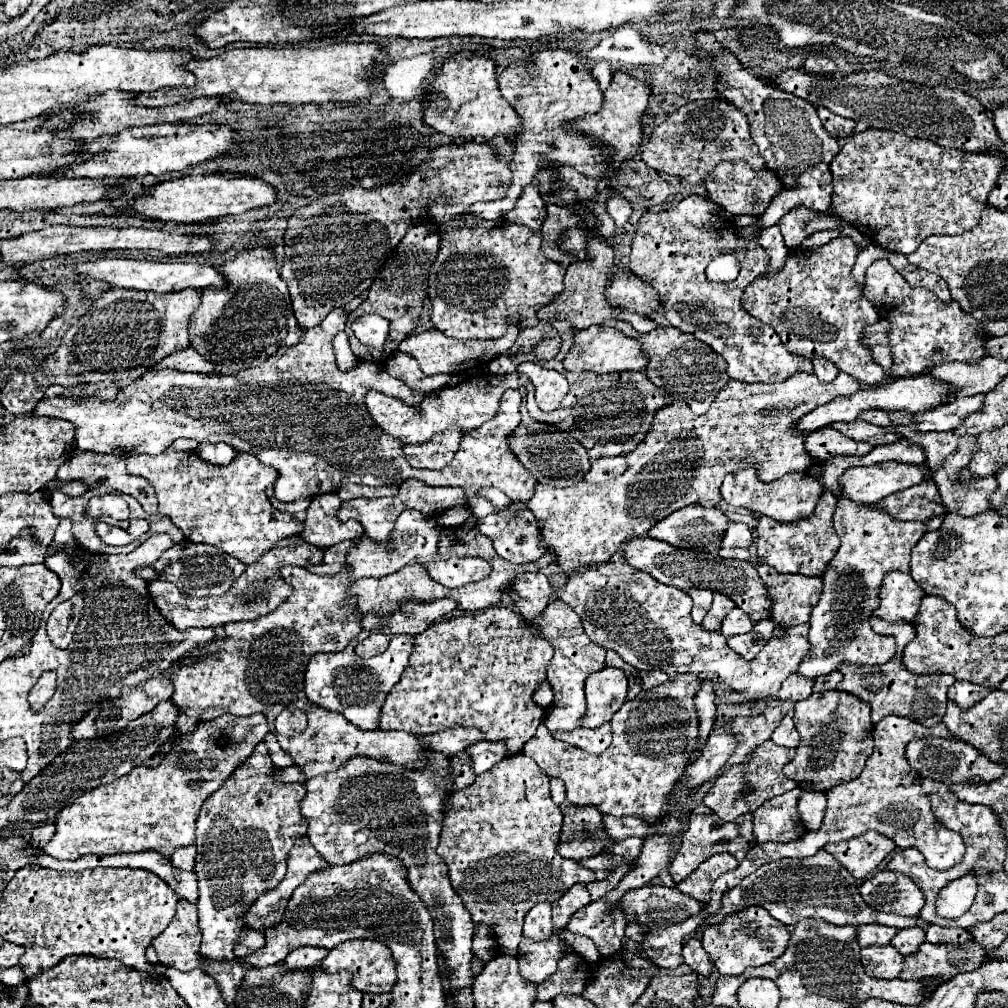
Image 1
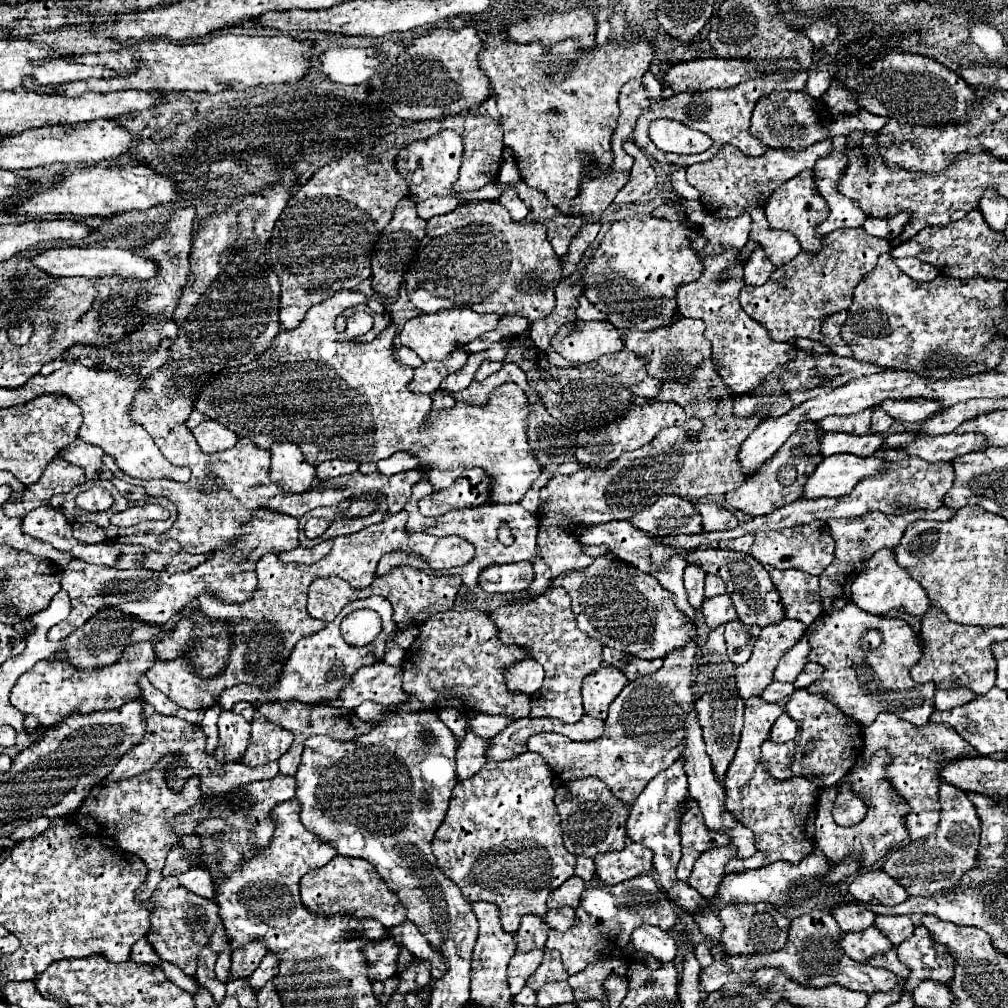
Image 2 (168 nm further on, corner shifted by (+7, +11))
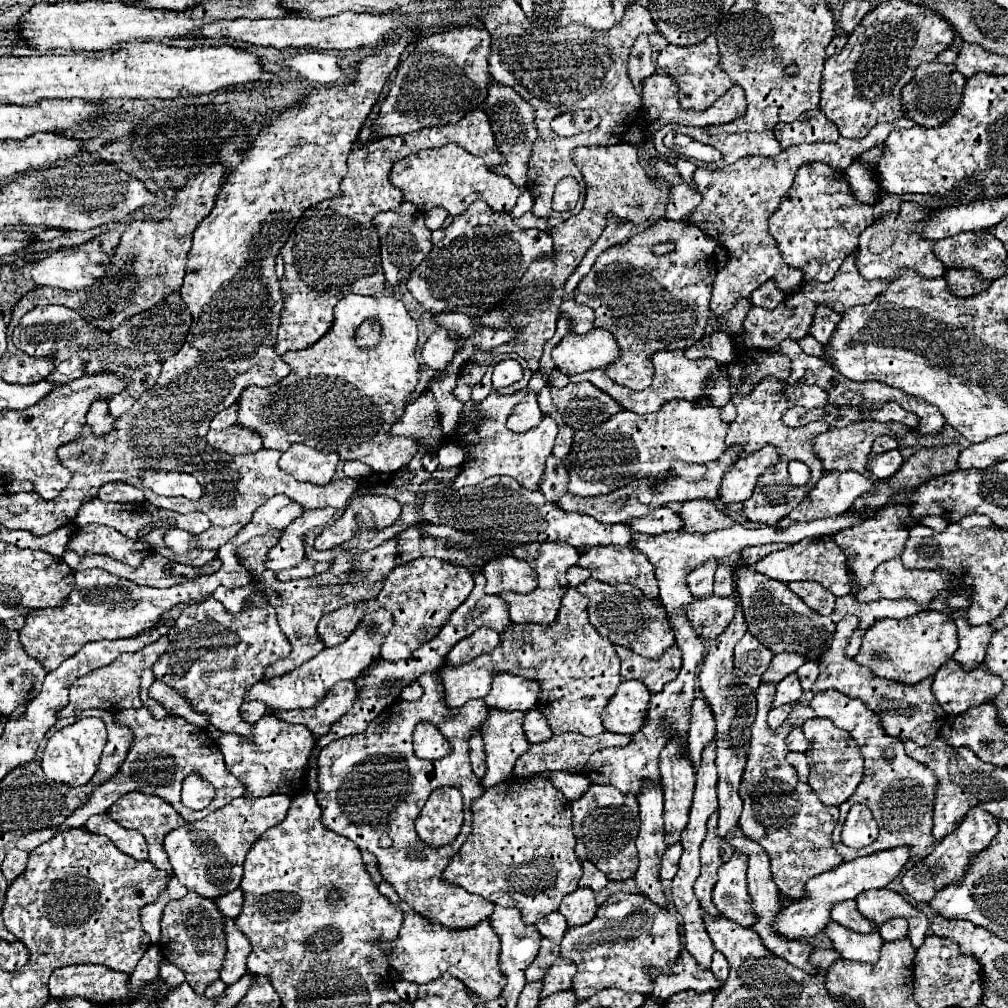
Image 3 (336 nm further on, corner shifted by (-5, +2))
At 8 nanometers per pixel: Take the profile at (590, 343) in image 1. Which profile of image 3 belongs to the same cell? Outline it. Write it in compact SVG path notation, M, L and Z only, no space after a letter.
M592 328L586 334L570 332L552 350L556 368L564 374L604 368L618 356L620 346L616 346L616 340L612 338L612 334L608 334L608 330L600 328Z

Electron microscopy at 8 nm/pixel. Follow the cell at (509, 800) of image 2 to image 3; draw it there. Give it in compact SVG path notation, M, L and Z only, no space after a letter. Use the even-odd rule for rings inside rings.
M544 774L532 778L510 778L488 788L476 802L472 802L472 834L462 848L452 856L444 870L444 880L462 886L470 894L478 894L492 904L514 906L520 910L526 924L534 924L546 914L558 910L562 898L578 888L582 876L582 862L574 854L574 832L570 802L552 786ZM524 910L536 910L536 918L528 918Z

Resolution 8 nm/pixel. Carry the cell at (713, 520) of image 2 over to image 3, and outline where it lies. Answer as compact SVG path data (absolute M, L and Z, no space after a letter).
M690 500L678 510L678 514L682 516L686 532L708 532L736 524L728 514L716 510L714 504L708 504L708 500Z

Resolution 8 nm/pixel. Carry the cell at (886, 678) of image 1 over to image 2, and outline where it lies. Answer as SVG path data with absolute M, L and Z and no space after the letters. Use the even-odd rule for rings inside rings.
M846 603L842 609L818 617L808 627L808 641L808 659L824 667L820 679L806 687L810 693L826 695L860 725L872 725L878 713L894 713L916 727L928 723L934 711L934 685L918 685L910 677L910 669L920 661L922 649L904 621L888 621L880 615L860 611L854 603ZM866 629L882 635L878 649L862 649L860 639Z

